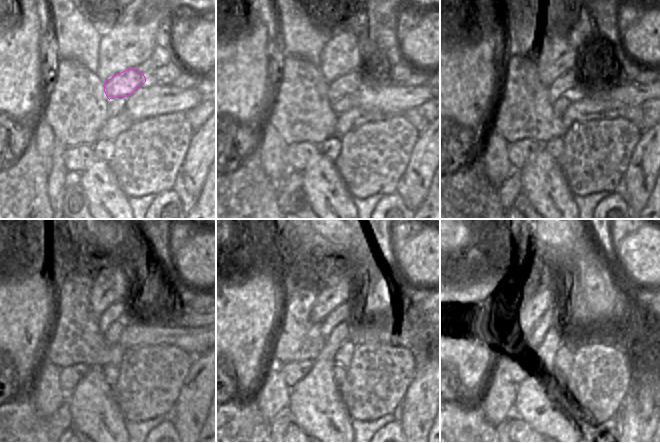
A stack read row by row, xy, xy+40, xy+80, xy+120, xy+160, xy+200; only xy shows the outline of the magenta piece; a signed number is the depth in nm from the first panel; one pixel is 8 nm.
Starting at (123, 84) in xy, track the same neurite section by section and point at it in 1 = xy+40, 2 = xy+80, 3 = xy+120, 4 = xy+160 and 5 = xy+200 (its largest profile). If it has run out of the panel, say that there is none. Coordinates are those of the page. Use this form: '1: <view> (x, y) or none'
1: xy+40 (349, 84)
2: xy+80 (567, 82)
3: xy+120 (117, 311)
4: xy+160 (339, 315)
5: xy+200 (550, 319)

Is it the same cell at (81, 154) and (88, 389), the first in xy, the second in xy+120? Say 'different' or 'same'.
different

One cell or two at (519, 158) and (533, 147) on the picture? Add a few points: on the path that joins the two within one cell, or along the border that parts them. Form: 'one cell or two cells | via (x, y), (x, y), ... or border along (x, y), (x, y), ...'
one cell | via (522, 155), (530, 147)

